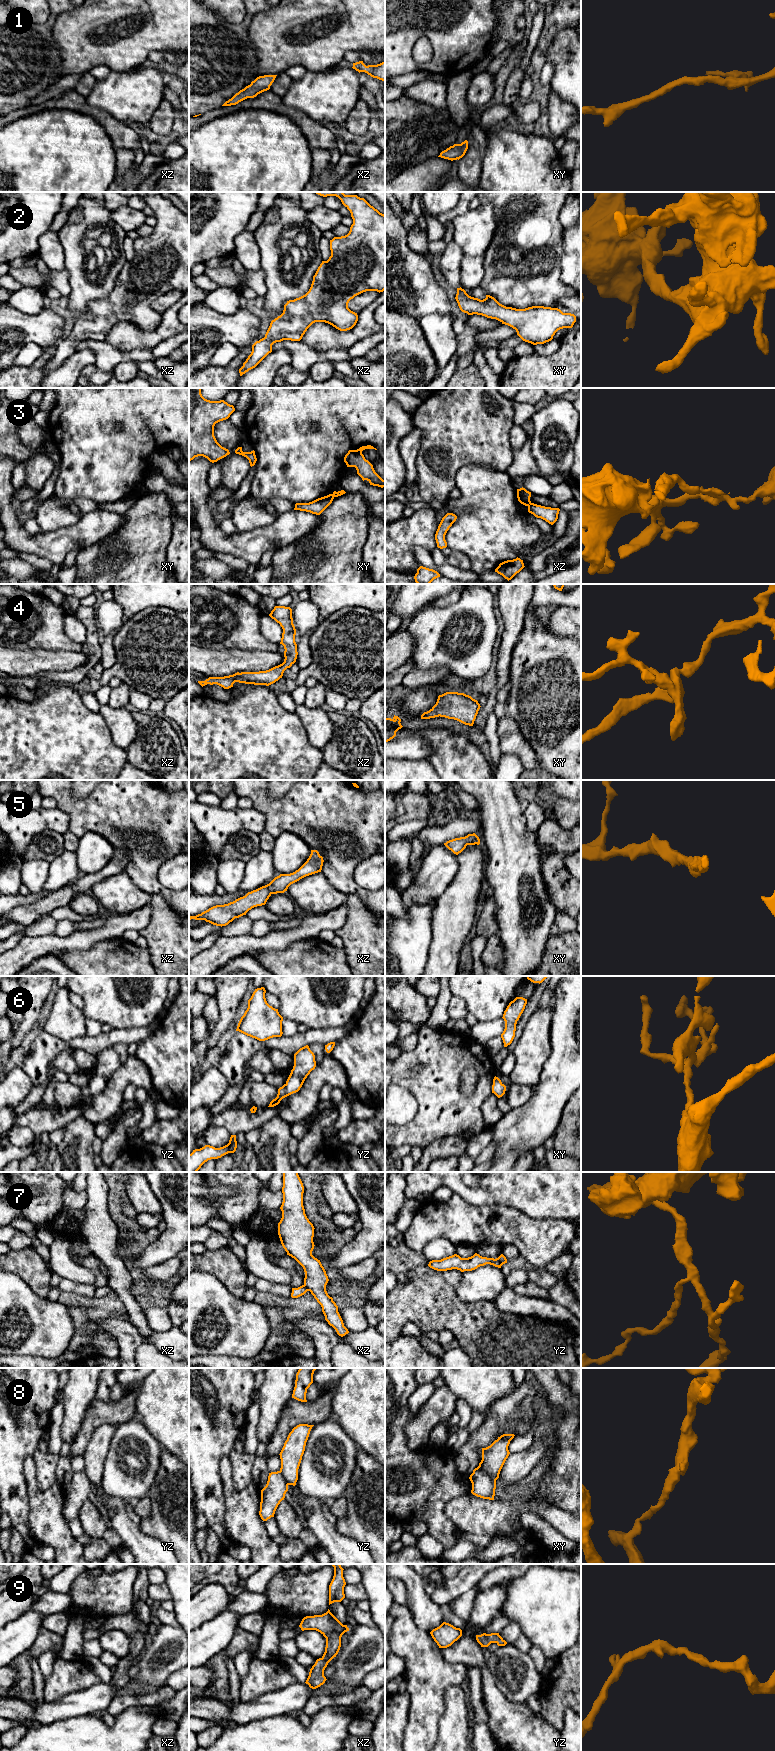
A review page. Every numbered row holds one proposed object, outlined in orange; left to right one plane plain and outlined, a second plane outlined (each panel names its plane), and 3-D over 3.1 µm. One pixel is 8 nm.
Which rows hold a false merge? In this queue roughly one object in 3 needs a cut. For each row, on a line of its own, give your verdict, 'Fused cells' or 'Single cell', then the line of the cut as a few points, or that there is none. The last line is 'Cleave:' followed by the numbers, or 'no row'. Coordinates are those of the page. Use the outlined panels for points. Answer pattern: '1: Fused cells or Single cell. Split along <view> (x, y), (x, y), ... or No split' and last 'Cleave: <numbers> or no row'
1: Single cell. No split
2: Single cell. No split
3: Fused cells. Split along xz (530, 502), (527, 505)
4: Single cell. No split
5: Single cell. No split
6: Single cell. No split
7: Fused cells. Split along yz (497, 1258), (501, 1265)
8: Fused cells. Split along xy (478, 1466), (495, 1480)
9: Single cell. No split
Cleave: 3, 7, 8

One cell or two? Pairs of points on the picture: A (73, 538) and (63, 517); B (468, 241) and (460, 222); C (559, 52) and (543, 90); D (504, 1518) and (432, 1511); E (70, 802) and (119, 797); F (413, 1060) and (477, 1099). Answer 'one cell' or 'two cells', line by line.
A: two cells
B: one cell
C: two cells
D: two cells
E: one cell
F: one cell

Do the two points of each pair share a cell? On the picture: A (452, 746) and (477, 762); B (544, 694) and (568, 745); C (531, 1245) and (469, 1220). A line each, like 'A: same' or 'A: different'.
A: same
B: same
C: same

